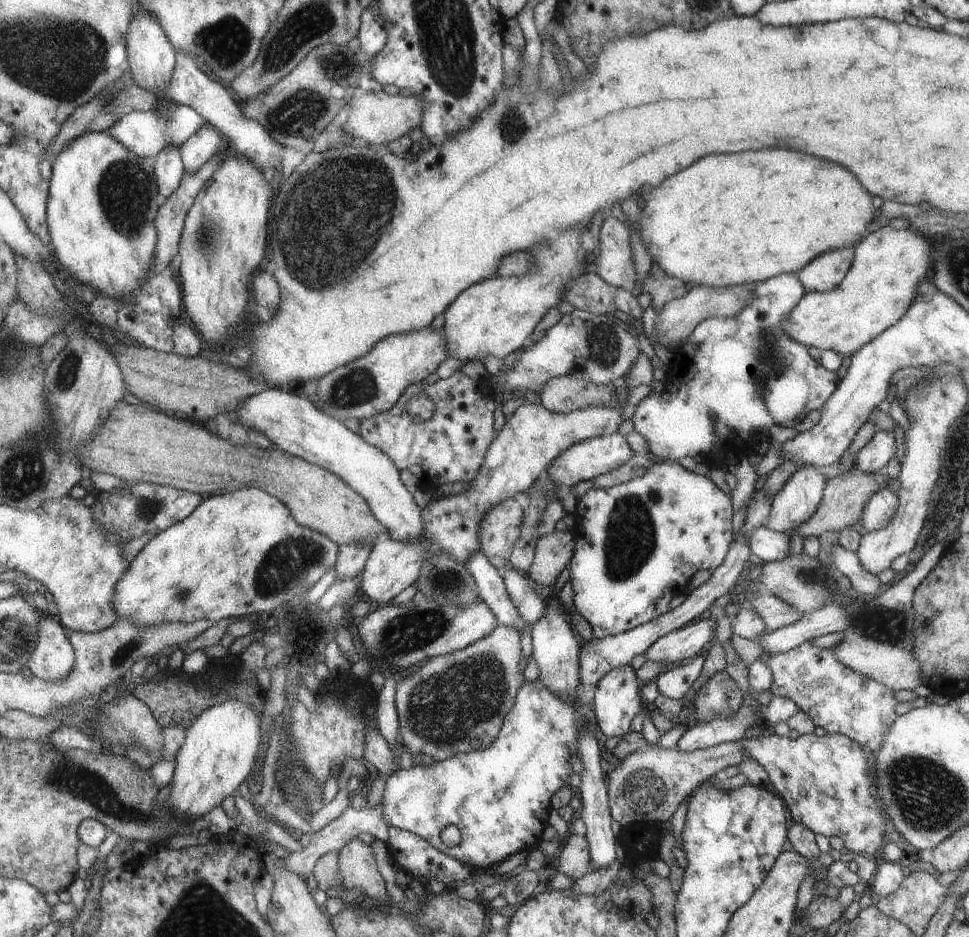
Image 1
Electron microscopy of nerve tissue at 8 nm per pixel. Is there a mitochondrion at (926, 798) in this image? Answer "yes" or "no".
yes

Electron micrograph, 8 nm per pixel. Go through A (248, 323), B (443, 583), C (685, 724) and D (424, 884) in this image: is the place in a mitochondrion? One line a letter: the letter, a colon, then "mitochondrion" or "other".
A: other
B: mitochondrion
C: other
D: other

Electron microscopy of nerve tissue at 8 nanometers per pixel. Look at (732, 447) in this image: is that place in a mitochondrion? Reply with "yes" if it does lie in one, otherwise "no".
no

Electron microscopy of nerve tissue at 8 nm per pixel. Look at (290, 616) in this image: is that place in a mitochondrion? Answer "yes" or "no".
yes

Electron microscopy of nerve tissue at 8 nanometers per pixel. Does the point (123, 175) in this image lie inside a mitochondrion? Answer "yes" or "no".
yes

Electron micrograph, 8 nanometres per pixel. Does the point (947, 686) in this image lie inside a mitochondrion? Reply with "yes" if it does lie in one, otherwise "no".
no

